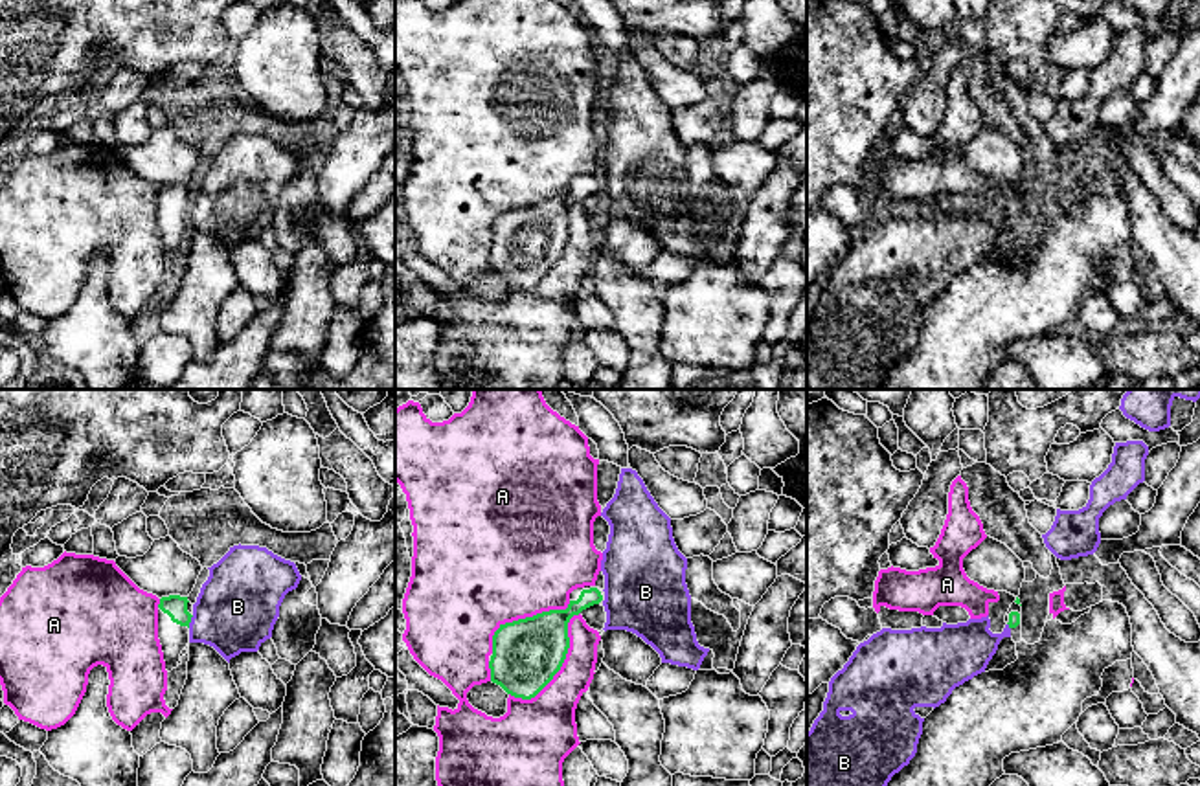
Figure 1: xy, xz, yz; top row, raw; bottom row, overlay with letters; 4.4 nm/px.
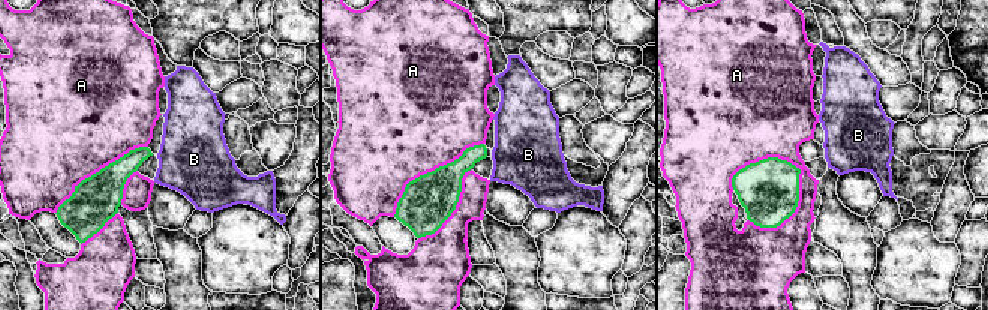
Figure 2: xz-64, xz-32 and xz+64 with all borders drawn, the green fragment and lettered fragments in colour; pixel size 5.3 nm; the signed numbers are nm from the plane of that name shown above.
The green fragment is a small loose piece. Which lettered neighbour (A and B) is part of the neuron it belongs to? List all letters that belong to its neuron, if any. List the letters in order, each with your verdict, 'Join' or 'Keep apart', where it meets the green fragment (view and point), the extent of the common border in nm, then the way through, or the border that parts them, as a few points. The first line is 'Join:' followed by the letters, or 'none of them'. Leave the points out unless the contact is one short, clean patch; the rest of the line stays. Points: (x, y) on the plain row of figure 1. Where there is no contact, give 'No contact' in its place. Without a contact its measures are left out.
Join: none of them
A: Keep apart. Touches green at xz (561, 254). Shared border 480 nm
B: Keep apart. Touches green at xy (190, 210). Shared border 60 nm. Boundary: xy (193, 204), (188, 215)

